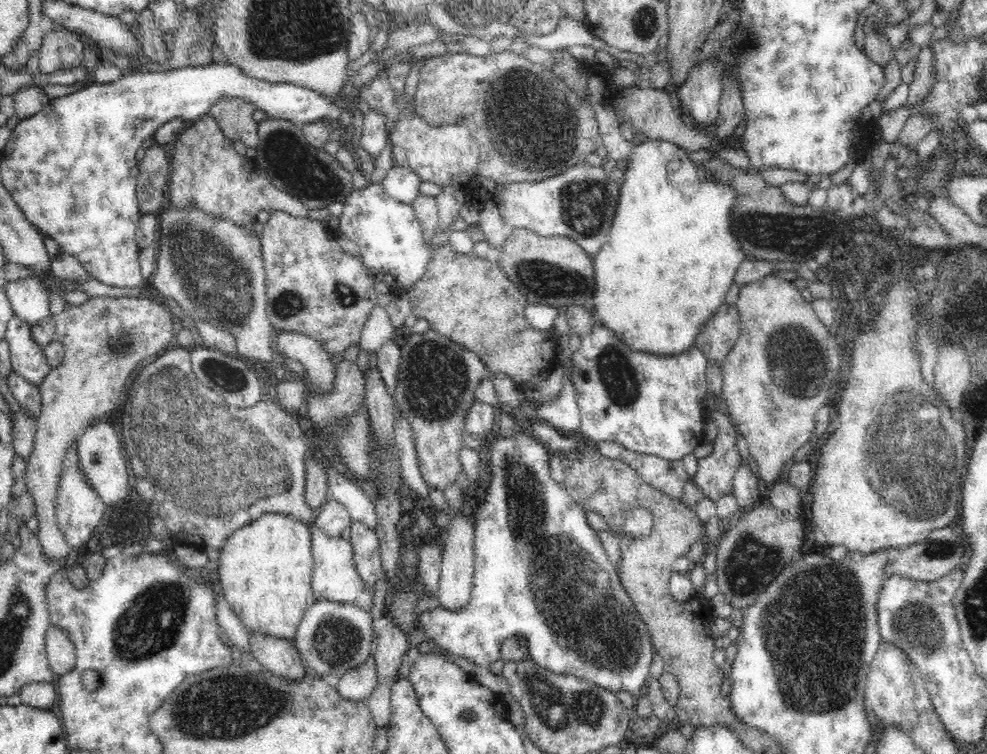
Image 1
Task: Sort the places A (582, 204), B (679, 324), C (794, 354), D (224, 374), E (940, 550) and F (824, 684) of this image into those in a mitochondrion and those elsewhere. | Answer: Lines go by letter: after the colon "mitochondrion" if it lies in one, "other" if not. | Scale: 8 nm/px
A: mitochondrion
B: other
C: mitochondrion
D: mitochondrion
E: mitochondrion
F: mitochondrion

